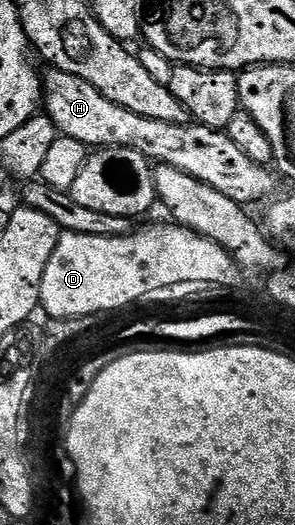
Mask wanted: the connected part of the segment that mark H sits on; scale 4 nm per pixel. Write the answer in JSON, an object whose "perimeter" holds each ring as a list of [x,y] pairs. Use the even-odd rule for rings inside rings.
{"perimeter":[[[56,68],[49,72],[44,77],[44,113],[61,136],[80,139],[80,143],[88,147],[128,147],[132,151],[140,151],[151,162],[176,167],[176,171],[184,171],[184,175],[192,175],[192,179],[200,179],[200,183],[216,187],[220,195],[228,195],[228,199],[243,207],[251,207],[265,197],[273,198],[279,192],[279,178],[275,170],[252,163],[252,159],[248,159],[248,155],[242,154],[236,143],[228,139],[225,131],[197,123],[160,123],[160,119],[136,115],[104,99],[104,95],[100,95],[92,83],[84,83],[84,79],[76,79]]]}

